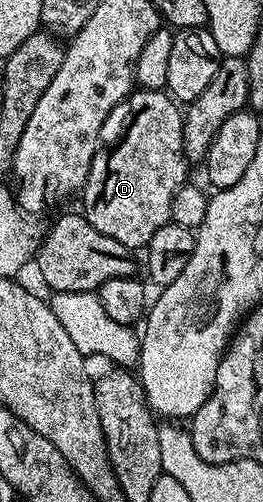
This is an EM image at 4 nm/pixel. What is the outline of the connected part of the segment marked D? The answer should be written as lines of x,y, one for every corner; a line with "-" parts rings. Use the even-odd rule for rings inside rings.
157,89
135,91
125,102
126,109
127,130
123,138
108,153
100,151
93,159
81,190
81,212
90,225
101,231
101,235
109,235
109,239
117,239
117,243
125,243
125,247
139,251
171,221
173,195
177,195
182,185
188,184
189,162
183,146
183,113
174,97

